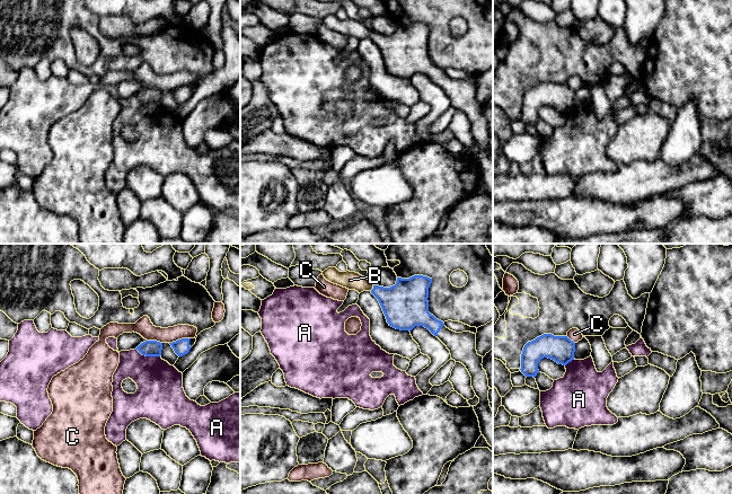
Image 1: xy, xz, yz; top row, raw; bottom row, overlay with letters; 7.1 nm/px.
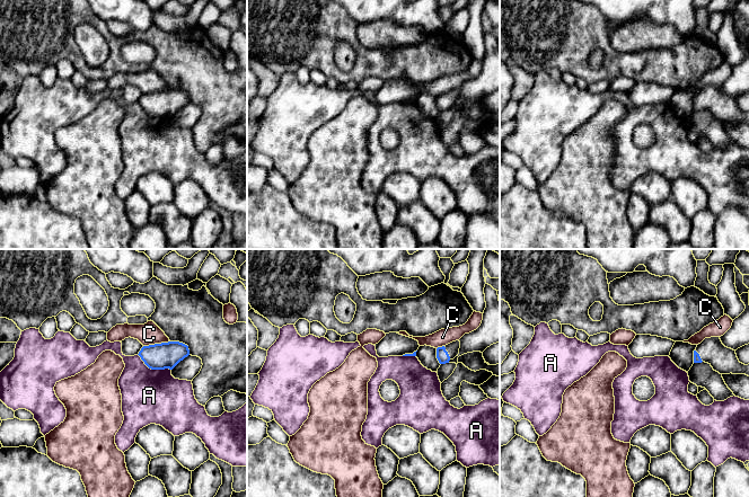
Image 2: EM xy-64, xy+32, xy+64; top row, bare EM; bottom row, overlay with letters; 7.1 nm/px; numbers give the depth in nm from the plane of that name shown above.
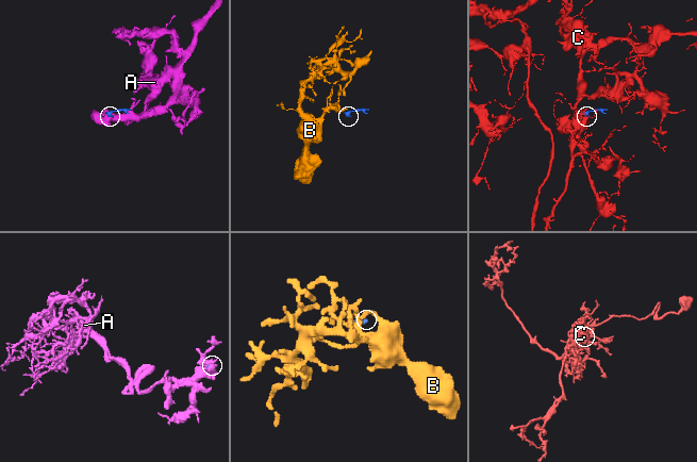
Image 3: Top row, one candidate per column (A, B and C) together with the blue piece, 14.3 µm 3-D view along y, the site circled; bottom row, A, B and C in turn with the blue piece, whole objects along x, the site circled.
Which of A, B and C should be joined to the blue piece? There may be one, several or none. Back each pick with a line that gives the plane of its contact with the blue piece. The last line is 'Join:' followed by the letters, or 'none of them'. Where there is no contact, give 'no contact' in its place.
B: meets blue in xz
Join: B

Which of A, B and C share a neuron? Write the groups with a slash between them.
A / B / C

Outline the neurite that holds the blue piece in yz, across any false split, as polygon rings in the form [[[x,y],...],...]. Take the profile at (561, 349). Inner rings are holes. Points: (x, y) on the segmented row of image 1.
[[[544,334],[528,342],[521,354],[521,372],[526,377],[536,377],[539,372],[538,363],[548,358],[558,364],[566,365],[574,360],[575,343],[567,336],[554,336]]]

